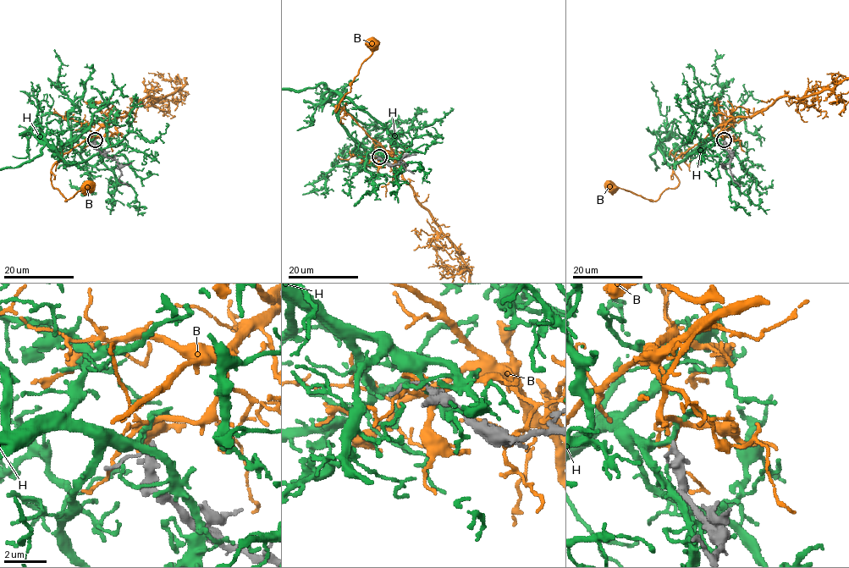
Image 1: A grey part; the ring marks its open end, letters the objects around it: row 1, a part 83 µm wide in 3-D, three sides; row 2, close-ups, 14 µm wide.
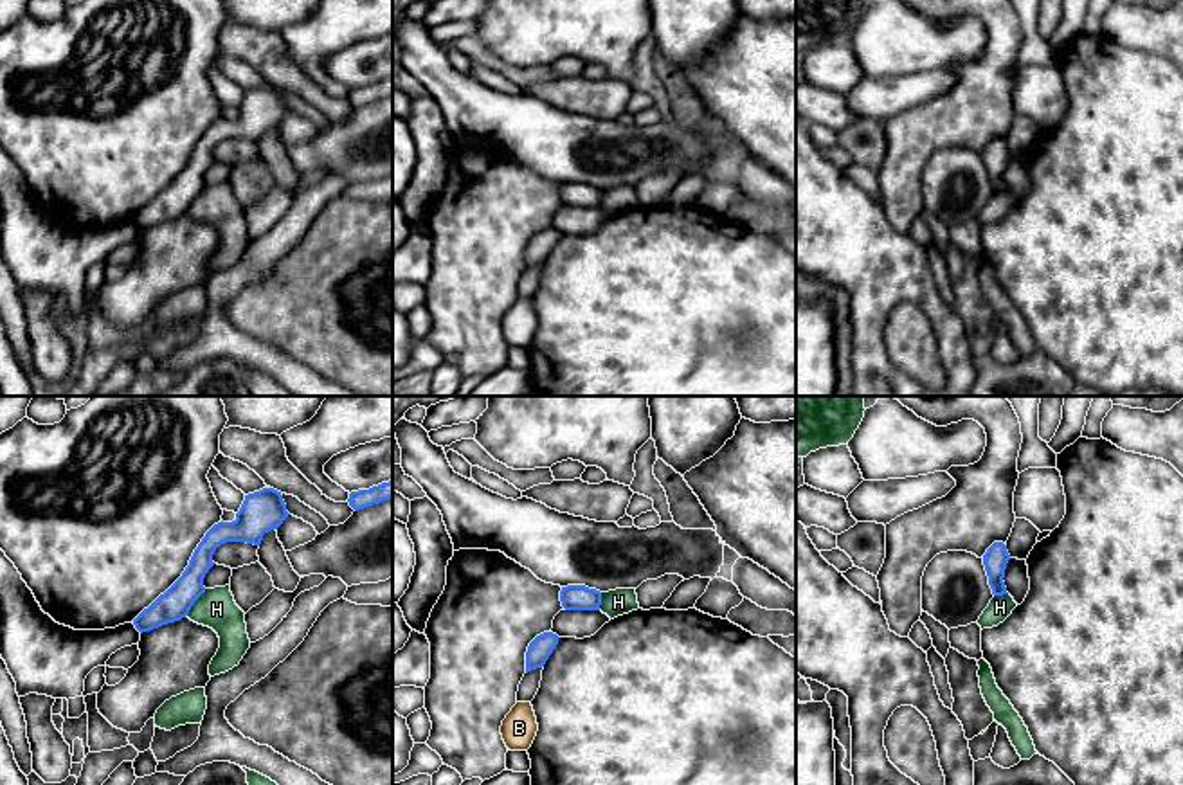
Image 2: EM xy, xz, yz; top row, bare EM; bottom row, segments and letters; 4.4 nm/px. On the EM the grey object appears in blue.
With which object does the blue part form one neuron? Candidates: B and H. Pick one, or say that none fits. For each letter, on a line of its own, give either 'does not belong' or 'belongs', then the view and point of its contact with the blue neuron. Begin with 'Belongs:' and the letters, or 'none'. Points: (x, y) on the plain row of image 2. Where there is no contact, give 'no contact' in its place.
Belongs: none
B: does not belong; no contact
H: does not belong; meets blue in xy at (195, 197)

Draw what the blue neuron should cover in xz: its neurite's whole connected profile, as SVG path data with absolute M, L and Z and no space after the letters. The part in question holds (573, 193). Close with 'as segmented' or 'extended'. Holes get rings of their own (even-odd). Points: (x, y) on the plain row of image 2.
M567 182L560 187L565 207L600 207L601 189L585 182Z; as segmented

